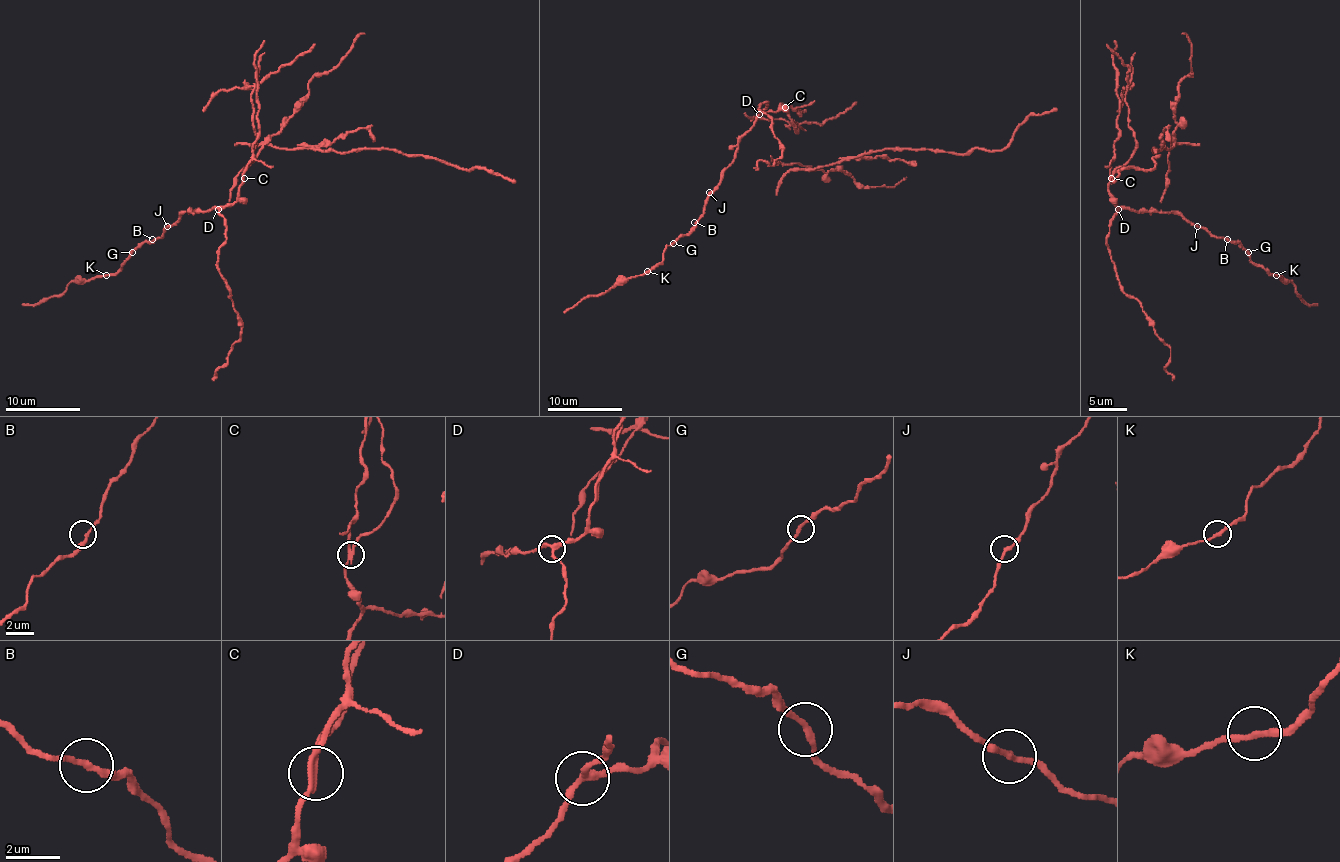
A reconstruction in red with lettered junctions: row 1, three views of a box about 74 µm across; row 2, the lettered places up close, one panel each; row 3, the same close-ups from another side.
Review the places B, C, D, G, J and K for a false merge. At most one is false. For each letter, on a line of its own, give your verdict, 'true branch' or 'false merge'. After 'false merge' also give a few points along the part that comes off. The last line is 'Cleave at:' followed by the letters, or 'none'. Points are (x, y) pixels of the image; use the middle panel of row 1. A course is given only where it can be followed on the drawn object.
B: true branch
C: false merge
D: true branch
G: true branch
J: true branch
K: true branch
Cleave at: C

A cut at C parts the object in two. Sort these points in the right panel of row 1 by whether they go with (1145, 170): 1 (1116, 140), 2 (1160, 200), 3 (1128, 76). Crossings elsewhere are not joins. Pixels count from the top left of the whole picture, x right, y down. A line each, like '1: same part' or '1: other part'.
1: other part
2: same part
3: same part

